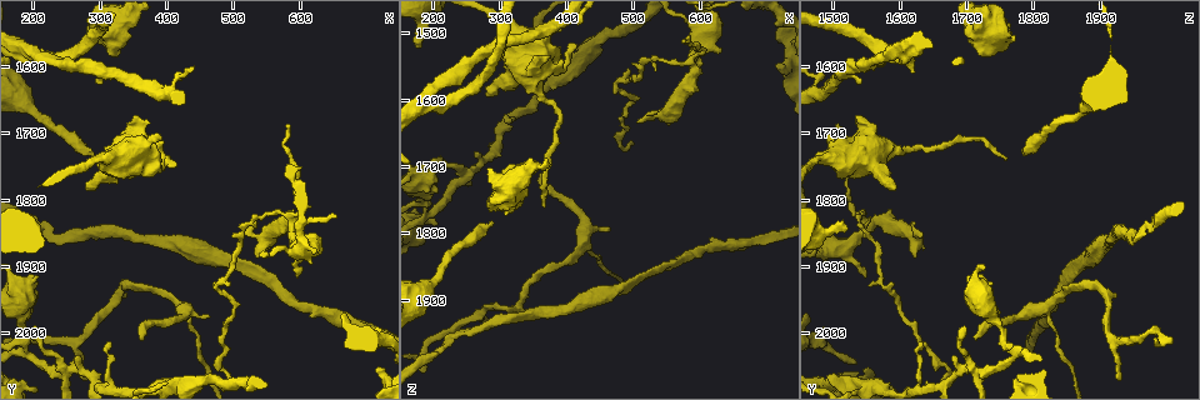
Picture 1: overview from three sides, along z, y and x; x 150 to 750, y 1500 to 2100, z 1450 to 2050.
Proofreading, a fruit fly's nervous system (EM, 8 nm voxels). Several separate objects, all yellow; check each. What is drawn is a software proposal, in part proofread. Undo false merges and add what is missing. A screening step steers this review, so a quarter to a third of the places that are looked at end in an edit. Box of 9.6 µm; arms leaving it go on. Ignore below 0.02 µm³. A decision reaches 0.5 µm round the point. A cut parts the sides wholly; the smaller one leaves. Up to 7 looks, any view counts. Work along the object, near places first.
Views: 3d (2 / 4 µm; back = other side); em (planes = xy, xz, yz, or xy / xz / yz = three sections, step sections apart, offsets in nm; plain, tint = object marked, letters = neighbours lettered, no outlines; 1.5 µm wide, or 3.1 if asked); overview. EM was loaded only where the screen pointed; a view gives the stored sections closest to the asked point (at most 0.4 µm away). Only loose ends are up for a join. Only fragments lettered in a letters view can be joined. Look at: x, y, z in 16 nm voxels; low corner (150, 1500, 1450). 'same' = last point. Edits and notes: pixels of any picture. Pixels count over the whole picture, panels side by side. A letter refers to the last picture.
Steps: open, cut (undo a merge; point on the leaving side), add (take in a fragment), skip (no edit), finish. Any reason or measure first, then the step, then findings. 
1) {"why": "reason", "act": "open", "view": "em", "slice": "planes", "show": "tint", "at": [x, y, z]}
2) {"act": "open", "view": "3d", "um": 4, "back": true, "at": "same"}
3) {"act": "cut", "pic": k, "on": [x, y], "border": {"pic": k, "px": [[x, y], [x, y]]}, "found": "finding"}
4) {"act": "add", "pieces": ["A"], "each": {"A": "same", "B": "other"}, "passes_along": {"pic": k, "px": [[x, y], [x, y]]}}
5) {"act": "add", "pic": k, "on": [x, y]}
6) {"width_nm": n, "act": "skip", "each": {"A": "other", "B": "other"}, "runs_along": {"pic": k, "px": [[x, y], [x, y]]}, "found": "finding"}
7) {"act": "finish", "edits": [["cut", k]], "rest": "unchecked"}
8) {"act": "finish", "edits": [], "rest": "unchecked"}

{"why": "branch stops here", "act": "open", "view": "em", "slice": "planes", "show": "letters", "at": [285, 2070, 1930]}

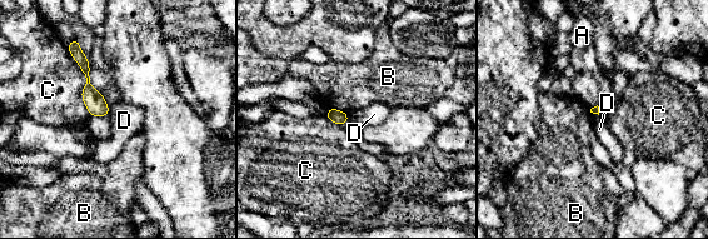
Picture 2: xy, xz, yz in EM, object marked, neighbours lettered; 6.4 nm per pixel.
{"longest_contact_nm": ["C", 460], "act": "skip", "each": {"A": "other", "B": "other", "C": "other", "D": "other"}, "found": "none of them fits"}

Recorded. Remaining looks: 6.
{"why": "end of a long branch", "act": "open", "view": "3d", "um": 4, "at": [295, 1730, 1785]}

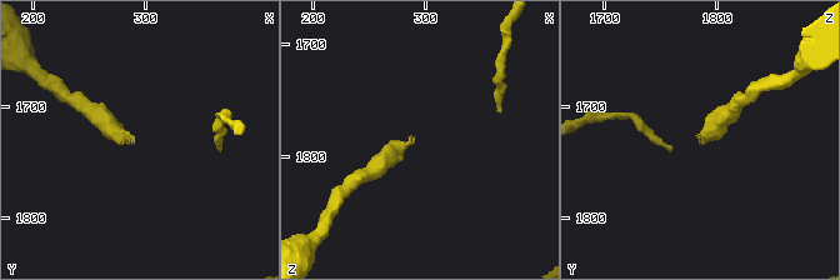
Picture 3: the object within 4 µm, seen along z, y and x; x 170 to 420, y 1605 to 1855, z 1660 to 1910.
{"why": "now the EM", "act": "open", "view": "em", "slice": "xy", "step": 4, "show": "letters", "at": [290, 1730, 1786]}

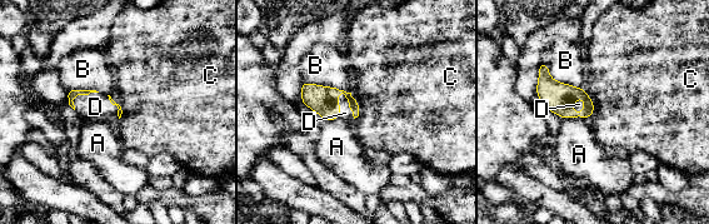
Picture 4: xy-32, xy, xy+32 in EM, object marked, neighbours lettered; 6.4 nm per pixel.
{"act": "add", "pieces": ["D"], "each": {"A": "other", "B": "other", "C": "other", "D": "same"}, "passes_along": {"pic": 4, "px": [[321, 99], [349, 104], [345, 113]]}, "found": "it goes on there"}

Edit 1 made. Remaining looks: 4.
{"why": "an open end", "act": "open", "view": "em", "slice": "yz", "step": 4, "show": "tint", "at": [285, 1780, 1590]}

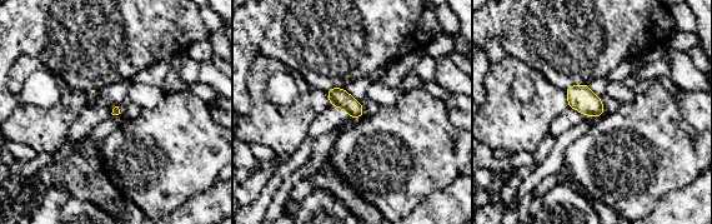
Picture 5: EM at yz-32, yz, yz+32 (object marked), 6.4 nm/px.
{"why": "what lies round it", "act": "open", "view": "em", "slice": "yz", "step": 4, "show": "letters", "at": "same"}

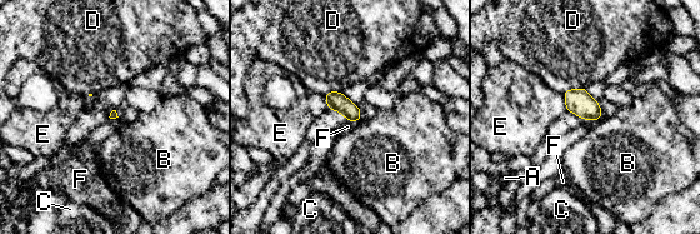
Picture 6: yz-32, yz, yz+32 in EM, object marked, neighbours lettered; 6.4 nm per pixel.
{"act": "skip", "each": {"A": "other", "B": "other", "C": "other", "D": "other", "E": "other", "F": "other"}, "border": {"pic": 6, "px": [[601, 115], [596, 122]]}, "found": "no lettered fragment goes on from it"}

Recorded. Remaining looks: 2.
{"act": "finish", "edits": [["add", 4]], "rest": "unchecked"}

